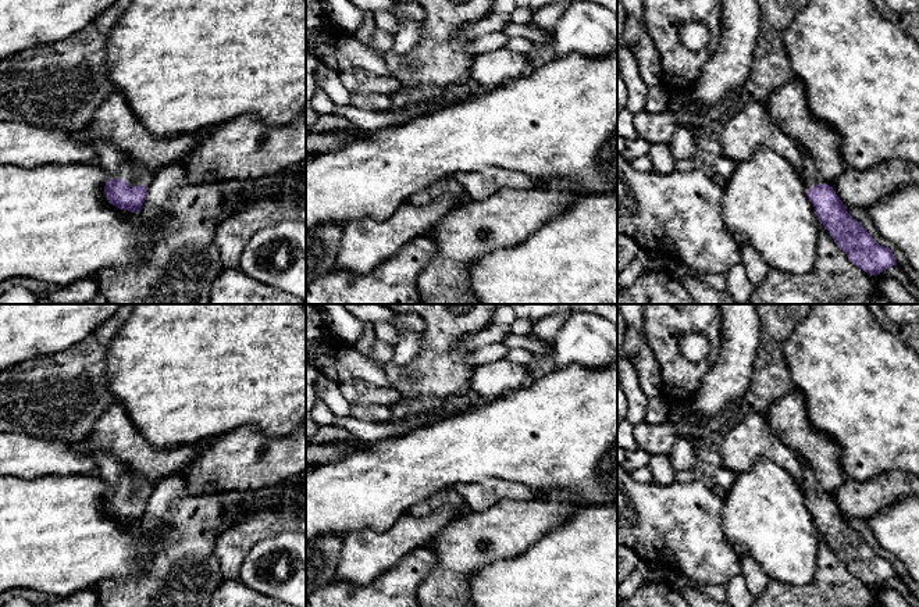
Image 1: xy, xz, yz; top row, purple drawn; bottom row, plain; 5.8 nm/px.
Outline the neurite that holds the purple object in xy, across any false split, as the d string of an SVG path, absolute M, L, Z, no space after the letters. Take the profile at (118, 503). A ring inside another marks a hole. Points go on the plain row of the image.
M97 451L93 458L97 475L110 486L104 497L108 514L120 521L140 524L153 485L133 475L110 453Z

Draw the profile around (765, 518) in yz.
M761 457L751 469L735 476L723 501L724 538L738 557L758 563L773 581L806 586L813 579L820 533L805 504L802 485L790 472Z

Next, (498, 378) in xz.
M507 358L474 367L470 376L471 390L485 399L499 399L531 383L527 367L510 363Z

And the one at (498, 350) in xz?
M495 342L494 344L475 349L467 356L467 363L473 367L488 364L506 358L507 351L507 347L502 342Z

